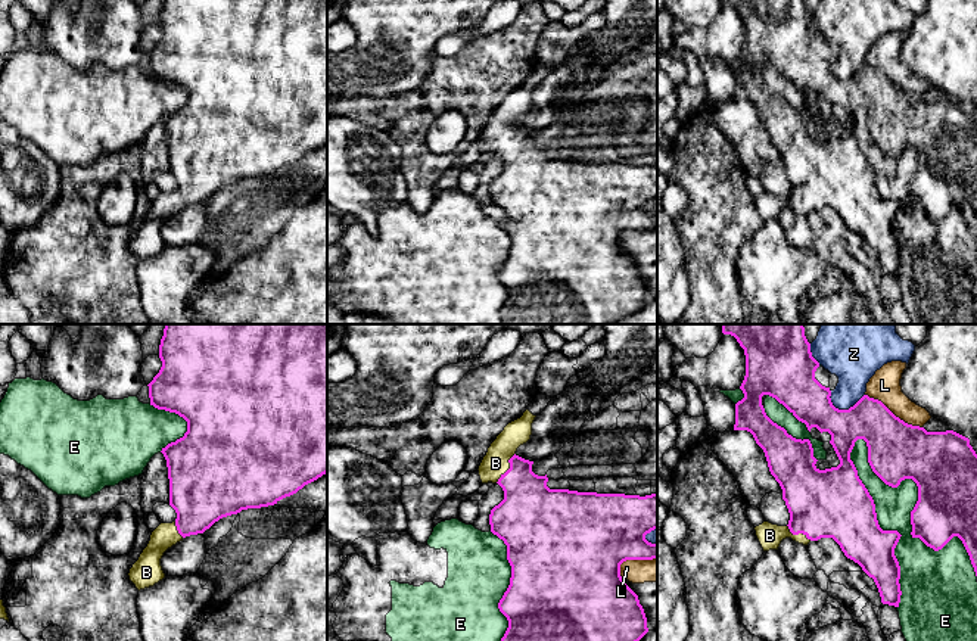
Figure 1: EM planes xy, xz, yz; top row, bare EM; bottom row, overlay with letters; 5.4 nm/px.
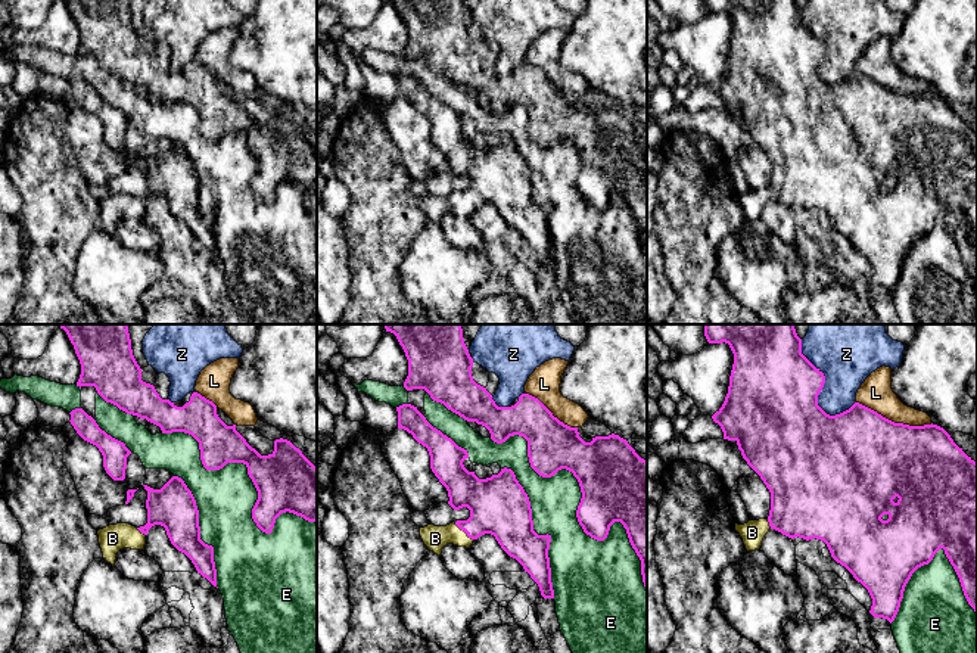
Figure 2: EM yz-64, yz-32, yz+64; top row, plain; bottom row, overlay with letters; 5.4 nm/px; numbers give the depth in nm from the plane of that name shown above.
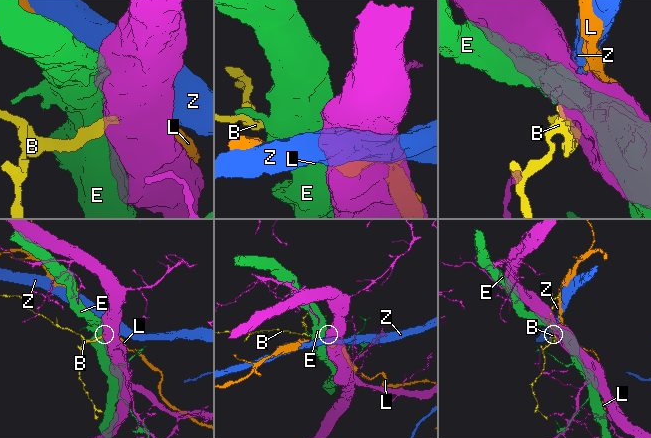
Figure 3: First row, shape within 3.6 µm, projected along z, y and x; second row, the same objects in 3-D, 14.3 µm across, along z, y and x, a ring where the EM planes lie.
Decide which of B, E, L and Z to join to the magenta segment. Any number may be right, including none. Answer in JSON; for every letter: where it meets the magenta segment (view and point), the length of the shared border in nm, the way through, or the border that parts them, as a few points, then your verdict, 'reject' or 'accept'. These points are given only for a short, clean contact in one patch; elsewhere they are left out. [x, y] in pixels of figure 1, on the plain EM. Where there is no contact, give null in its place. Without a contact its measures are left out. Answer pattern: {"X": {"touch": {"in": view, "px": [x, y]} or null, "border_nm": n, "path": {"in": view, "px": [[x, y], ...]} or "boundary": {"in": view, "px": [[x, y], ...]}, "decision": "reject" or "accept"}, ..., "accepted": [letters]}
{"B": {"touch": {"in": "xz", "px": [510, 137]}, "border_nm": 200, "path": {"in": "xz", "px": [[529, 179], [526, 164], [510, 137], [495, 133]]}, "decision": "accept"}, "E": {"touch": {"in": "yz", "px": [911, 183]}, "border_nm": 1000, "decision": "reject"}, "L": {"touch": {"in": "yz", "px": [892, 83]}, "border_nm": 360, "decision": "reject"}, "Z": {"touch": {"in": "yz", "px": [845, 80]}, "border_nm": 200, "decision": "reject"}, "accepted": ["B"]}

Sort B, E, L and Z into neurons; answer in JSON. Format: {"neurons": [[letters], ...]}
{"neurons": [["B"], ["E"], ["L"], ["Z"]]}

